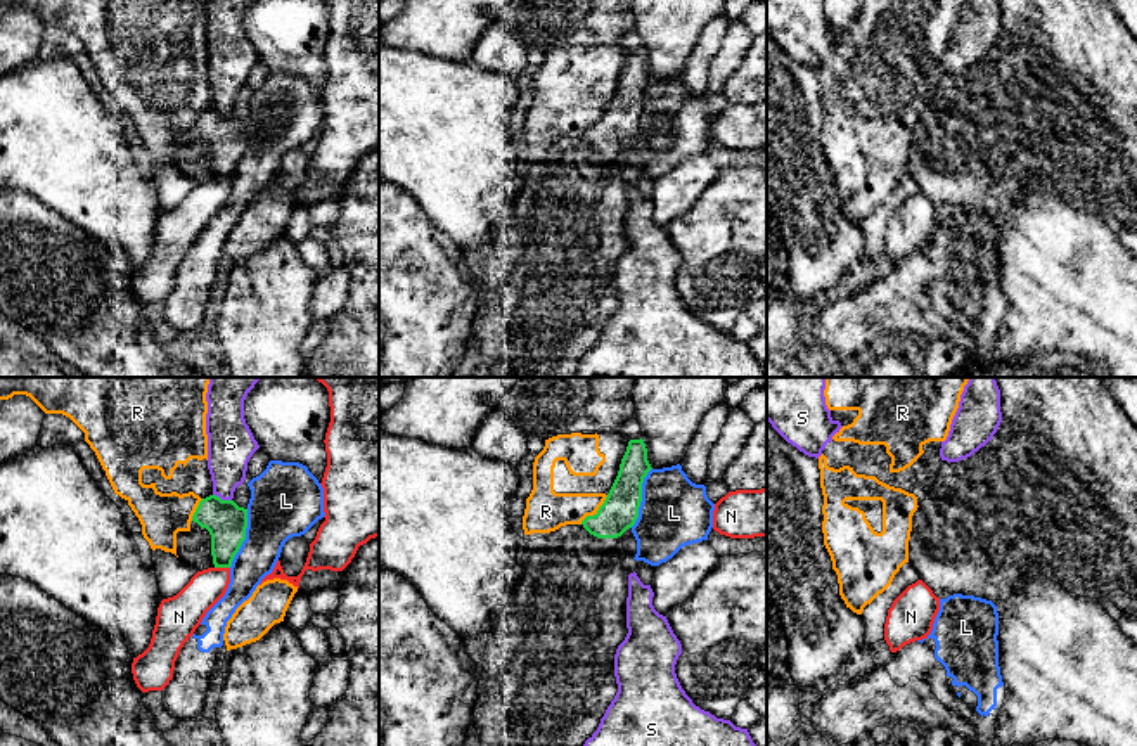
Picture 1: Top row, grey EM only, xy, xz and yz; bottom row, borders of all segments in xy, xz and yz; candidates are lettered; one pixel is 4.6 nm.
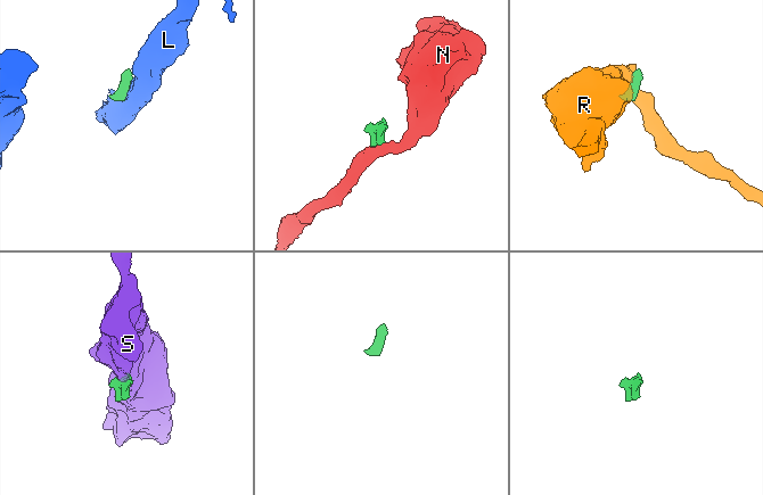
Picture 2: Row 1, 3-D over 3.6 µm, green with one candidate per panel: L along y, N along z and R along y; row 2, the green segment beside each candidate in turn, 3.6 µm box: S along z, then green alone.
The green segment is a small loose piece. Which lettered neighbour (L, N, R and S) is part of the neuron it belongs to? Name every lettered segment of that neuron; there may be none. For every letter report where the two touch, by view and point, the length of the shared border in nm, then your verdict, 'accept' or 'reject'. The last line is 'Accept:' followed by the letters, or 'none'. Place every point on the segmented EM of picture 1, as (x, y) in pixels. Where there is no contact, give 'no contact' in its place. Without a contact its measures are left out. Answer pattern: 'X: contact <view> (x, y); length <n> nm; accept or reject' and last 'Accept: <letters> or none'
L: contact xz (641, 497); length 300 nm; reject
N: contact xy (222, 566); length 70 nm; reject
R: contact xz (597, 511); length 190 nm; reject
S: contact xy (220, 499); length 90 nm; reject
Accept: none

